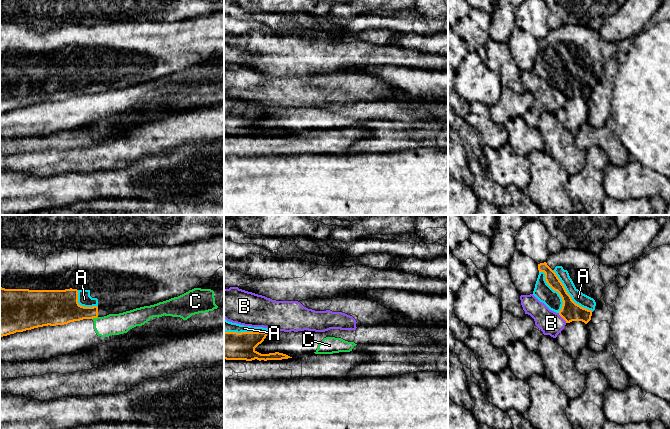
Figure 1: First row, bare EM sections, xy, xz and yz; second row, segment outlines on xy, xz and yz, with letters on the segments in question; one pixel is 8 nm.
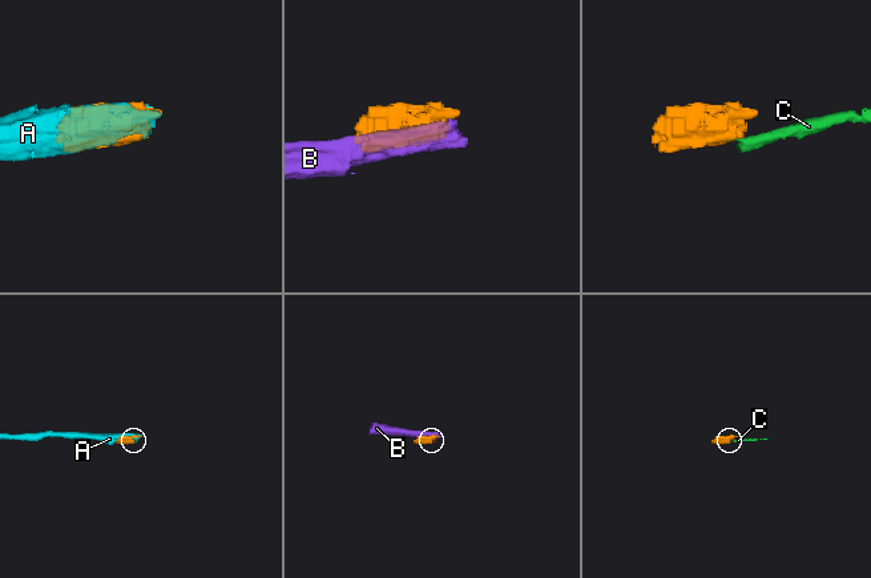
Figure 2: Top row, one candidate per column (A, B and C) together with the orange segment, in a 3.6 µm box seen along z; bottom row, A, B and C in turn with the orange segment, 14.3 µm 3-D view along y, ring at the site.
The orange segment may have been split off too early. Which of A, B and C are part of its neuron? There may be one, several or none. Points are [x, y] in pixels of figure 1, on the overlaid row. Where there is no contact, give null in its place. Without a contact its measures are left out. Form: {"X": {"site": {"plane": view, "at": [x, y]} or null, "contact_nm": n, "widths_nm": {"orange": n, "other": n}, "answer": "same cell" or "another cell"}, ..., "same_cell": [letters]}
{"A": {"site": {"plane": "yz", "at": [569, 295]}, "contact_nm": 460, "widths_nm": {"orange": 160, "other": 100}, "answer": "same cell"}, "B": {"site": {"plane": "yz", "at": [562, 317]}, "contact_nm": 100, "widths_nm": {"orange": 160, "other": 190}, "answer": "another cell"}, "C": {"site": {"plane": "xy", "at": [94, 317]}, "contact_nm": 50, "widths_nm": {"orange": 220, "other": 180}, "answer": "another cell"}, "same_cell": ["A"]}

